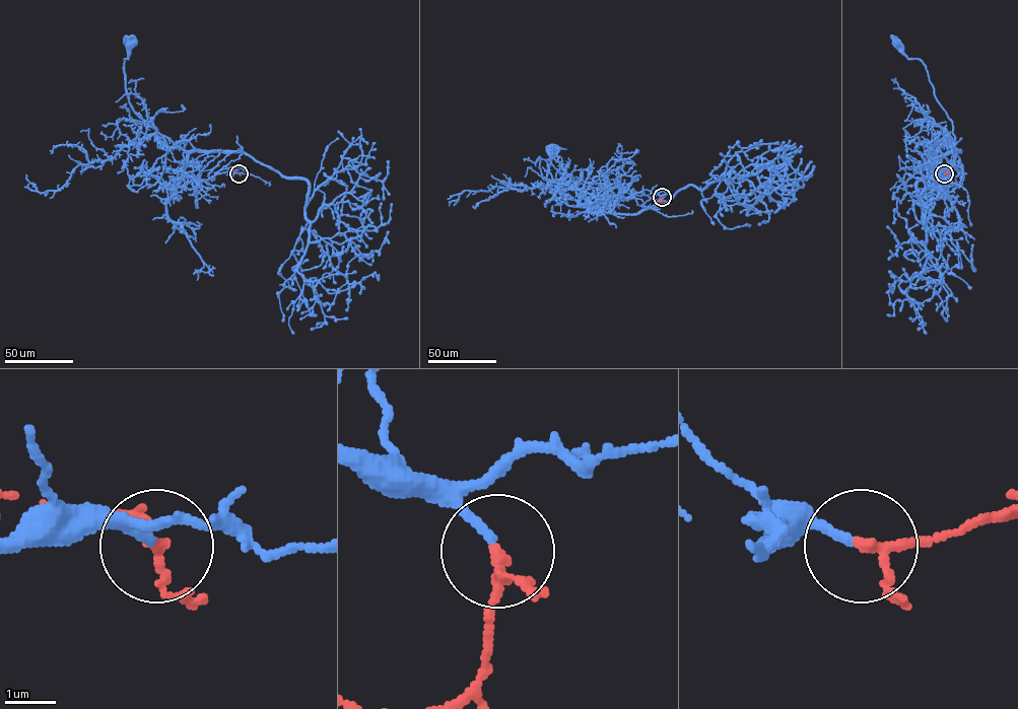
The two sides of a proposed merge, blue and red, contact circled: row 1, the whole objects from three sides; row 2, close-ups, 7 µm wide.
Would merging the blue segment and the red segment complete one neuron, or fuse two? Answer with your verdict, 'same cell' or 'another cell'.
same cell

